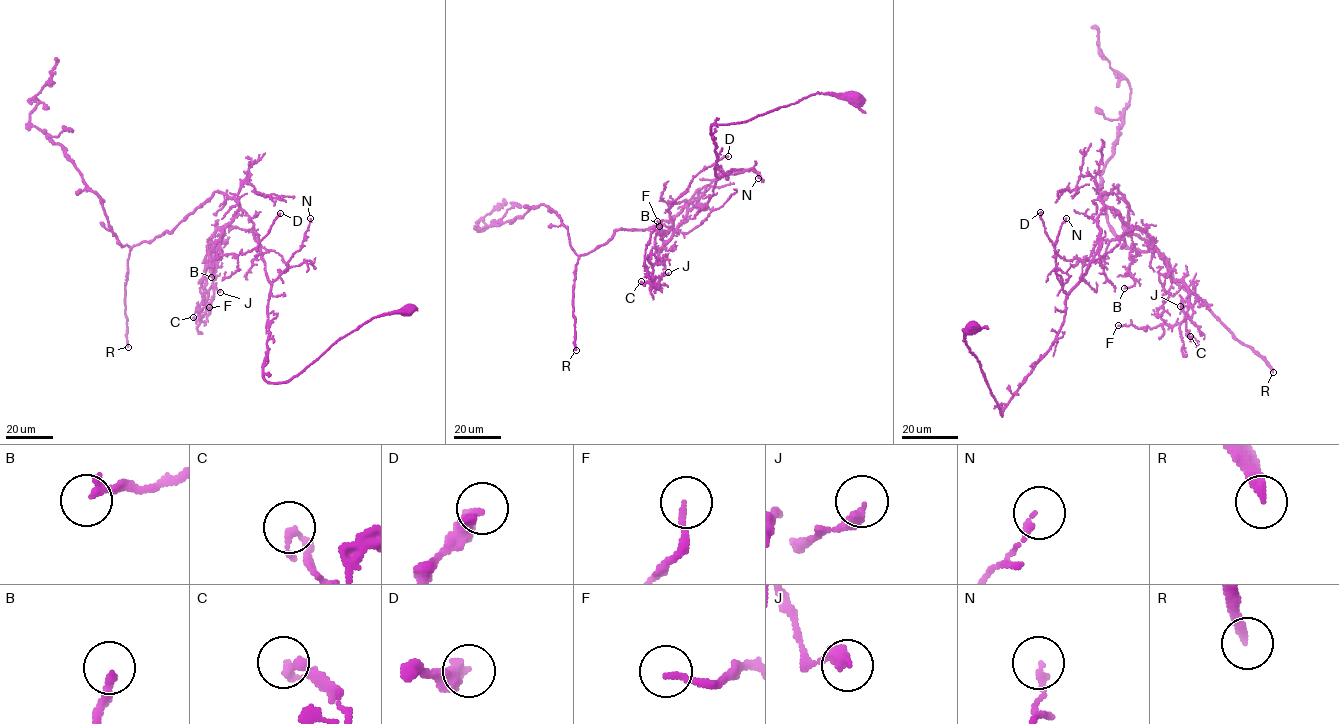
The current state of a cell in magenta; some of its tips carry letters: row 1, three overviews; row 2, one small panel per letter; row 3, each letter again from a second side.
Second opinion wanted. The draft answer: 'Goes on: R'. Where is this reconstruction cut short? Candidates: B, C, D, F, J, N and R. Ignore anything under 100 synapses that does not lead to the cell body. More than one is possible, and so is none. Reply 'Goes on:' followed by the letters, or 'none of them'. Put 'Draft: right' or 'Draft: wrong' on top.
Draft: right
Goes on: R

